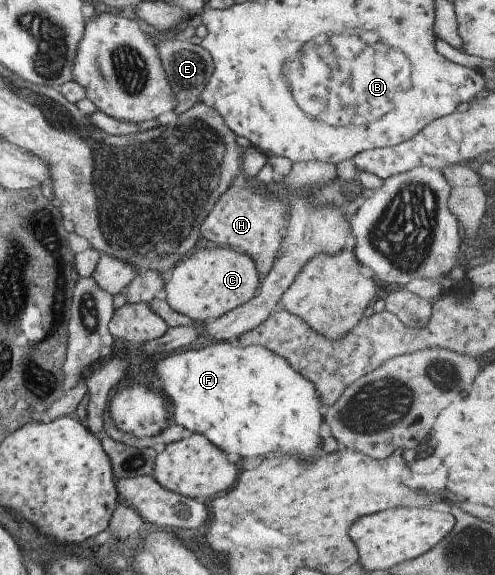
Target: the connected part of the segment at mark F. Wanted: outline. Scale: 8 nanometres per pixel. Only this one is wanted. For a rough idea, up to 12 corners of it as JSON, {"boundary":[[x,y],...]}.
{"boundary":[[194,344],[170,418],[243,459],[319,456],[315,386],[275,352]]}

